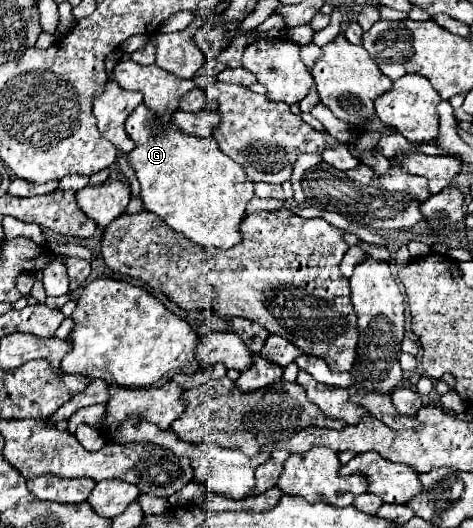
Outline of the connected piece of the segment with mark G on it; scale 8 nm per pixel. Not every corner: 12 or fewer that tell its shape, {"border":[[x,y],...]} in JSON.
{"border":[[139,104],[125,122],[143,208],[197,244],[239,244],[255,194],[217,140]]}

